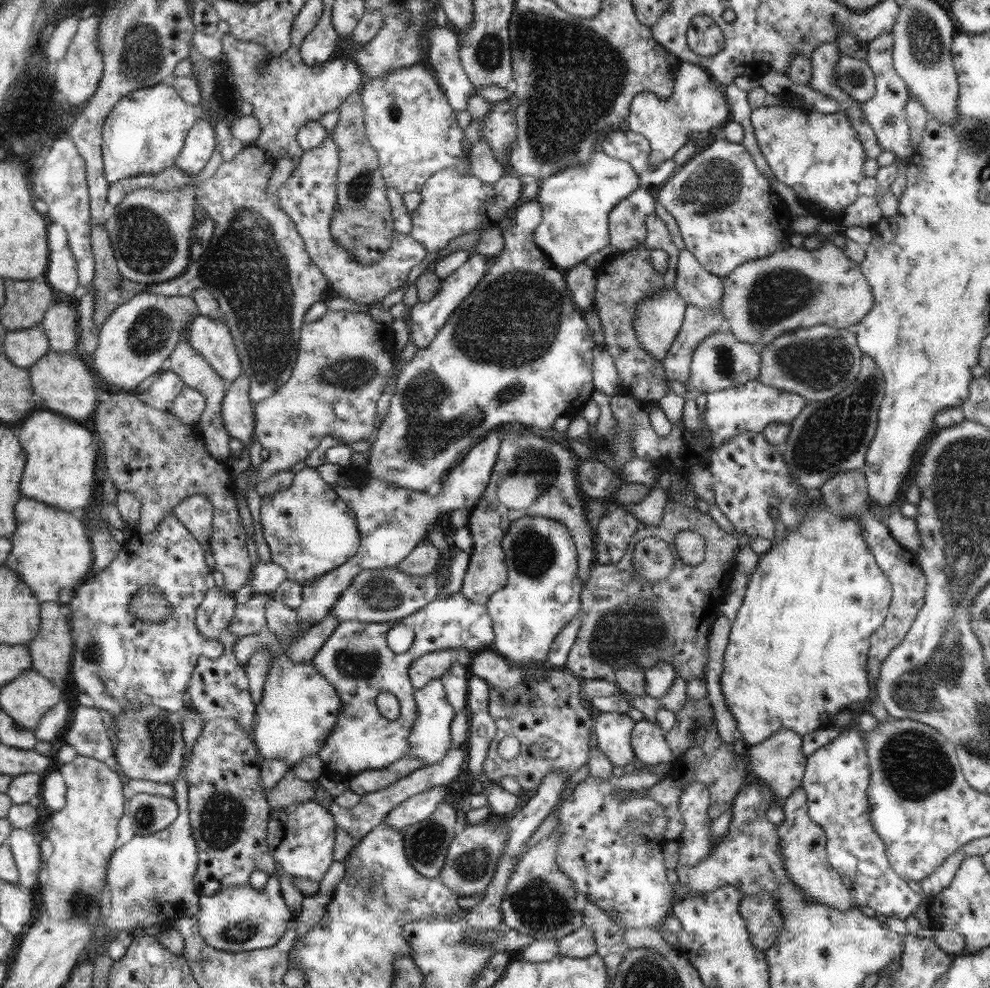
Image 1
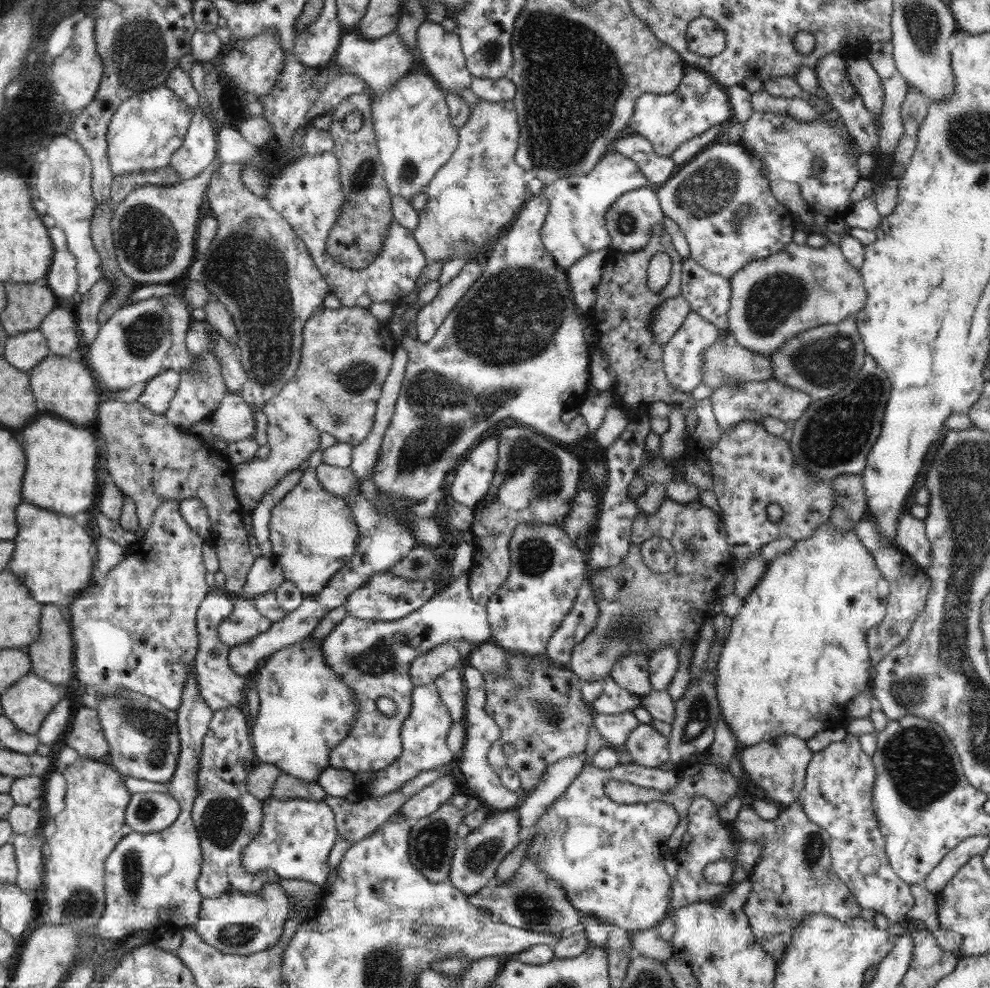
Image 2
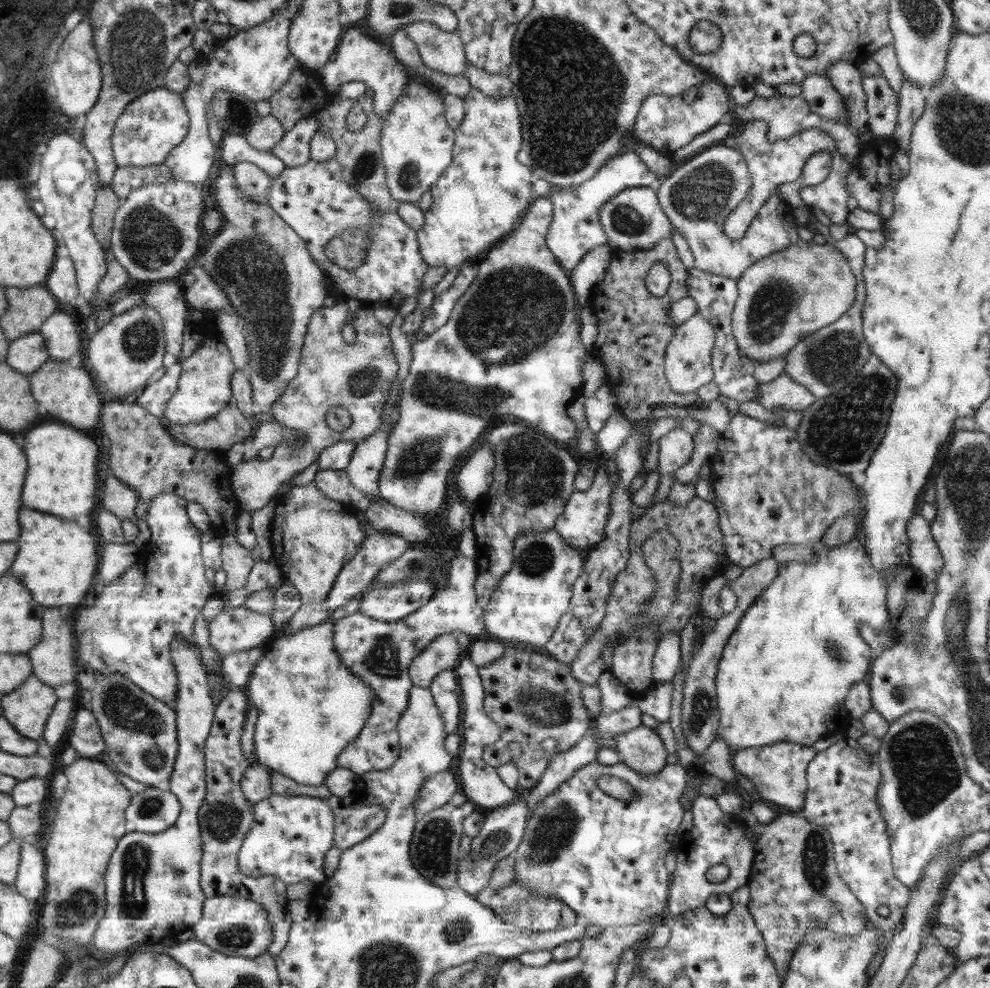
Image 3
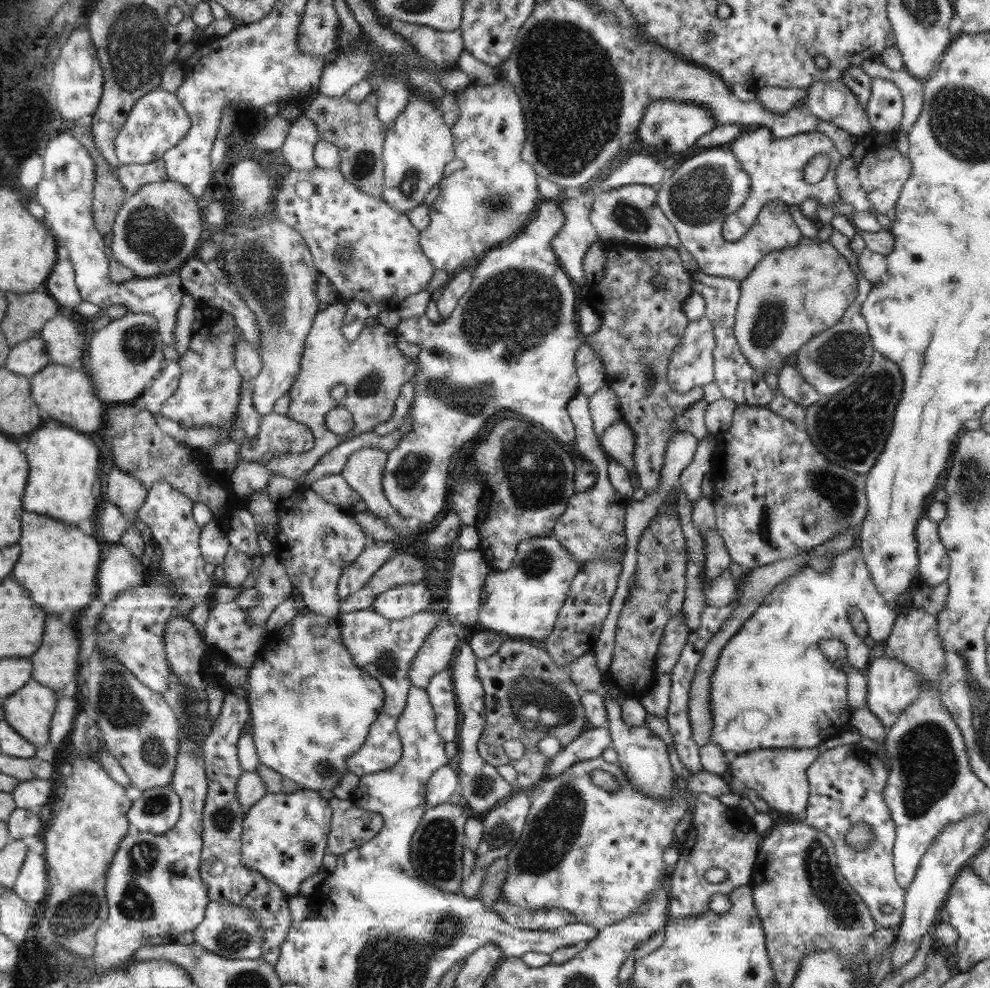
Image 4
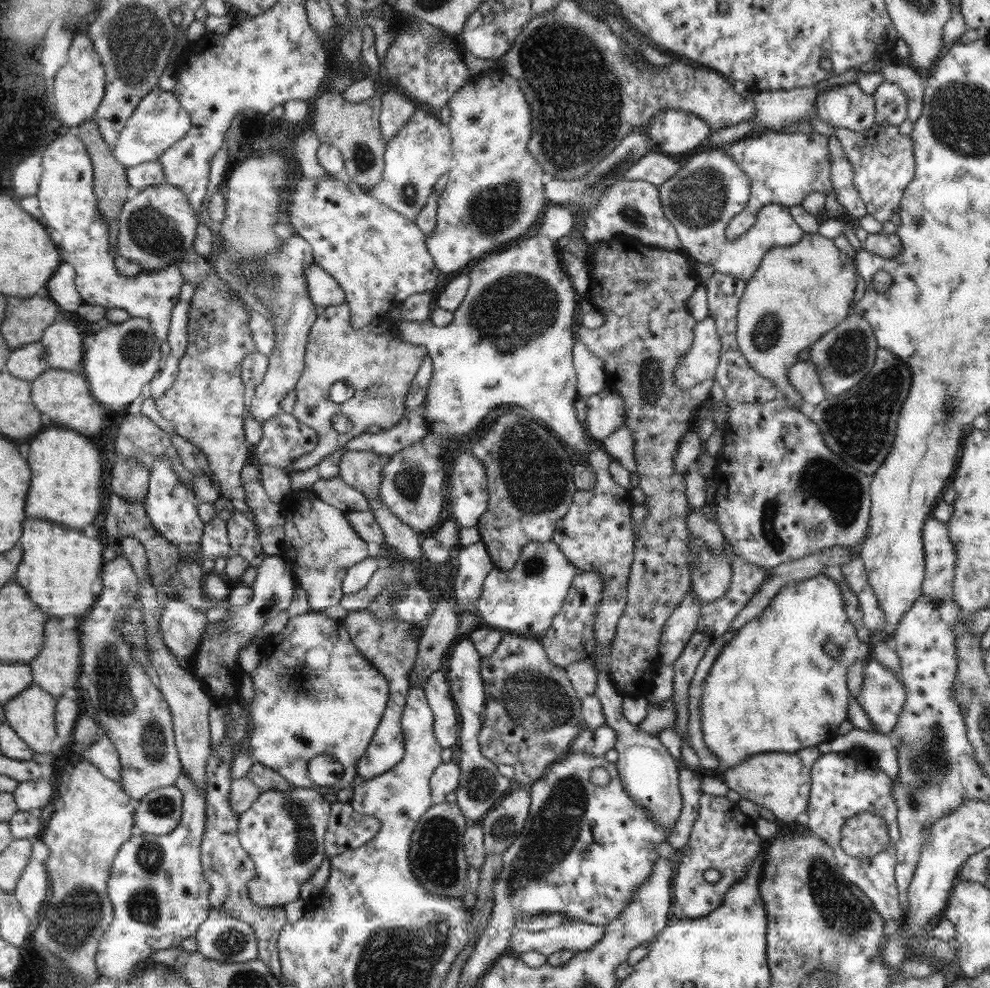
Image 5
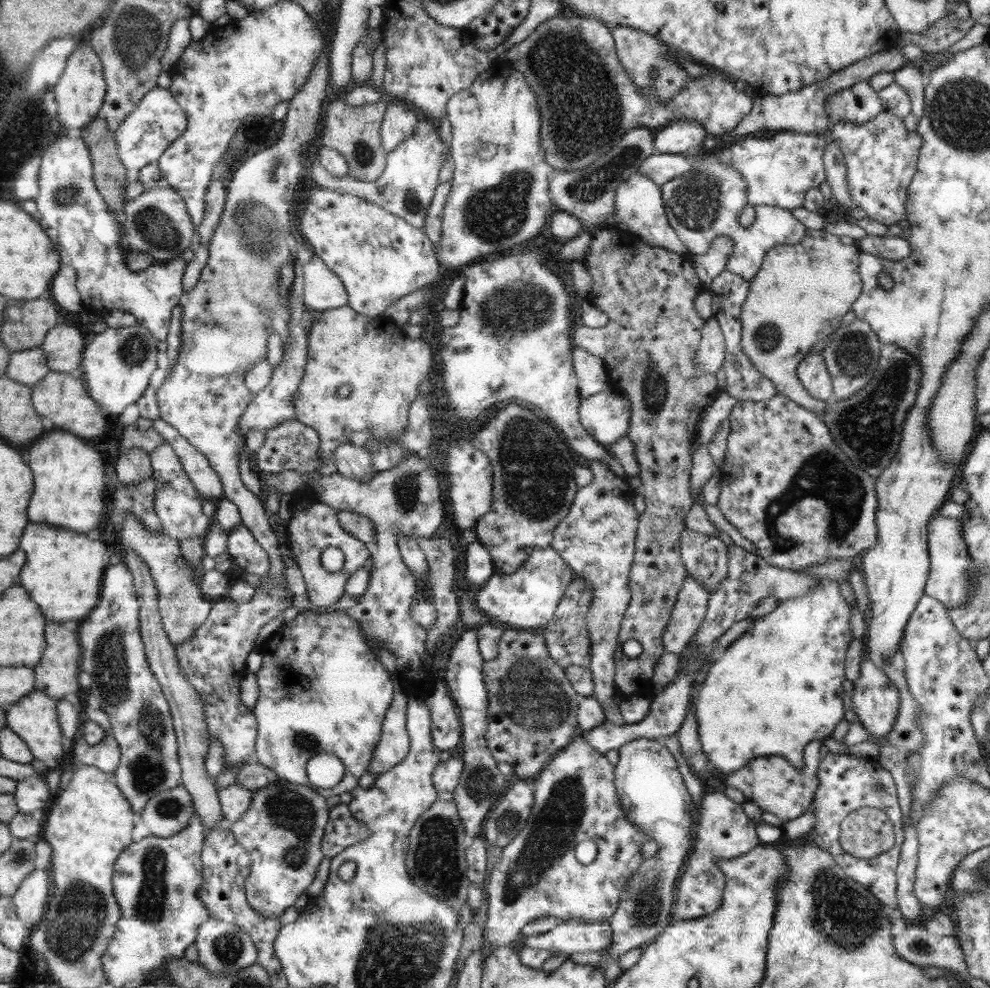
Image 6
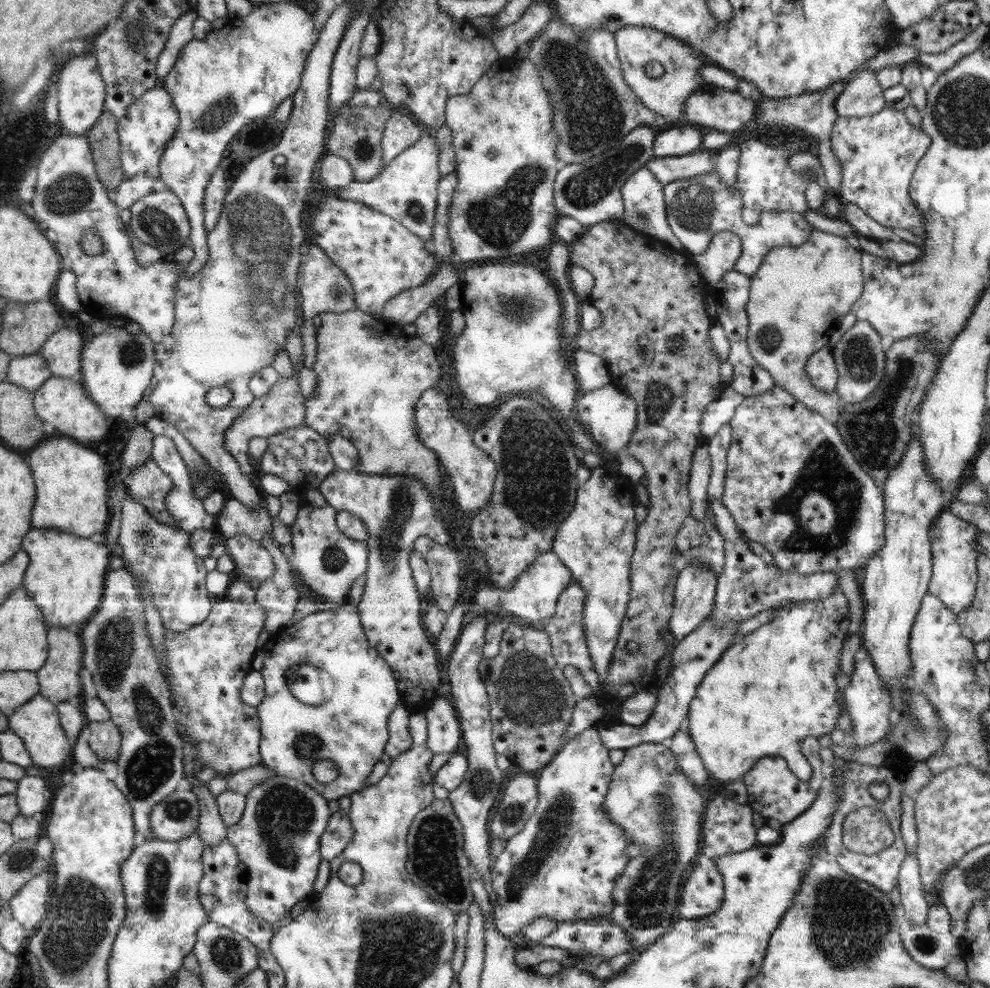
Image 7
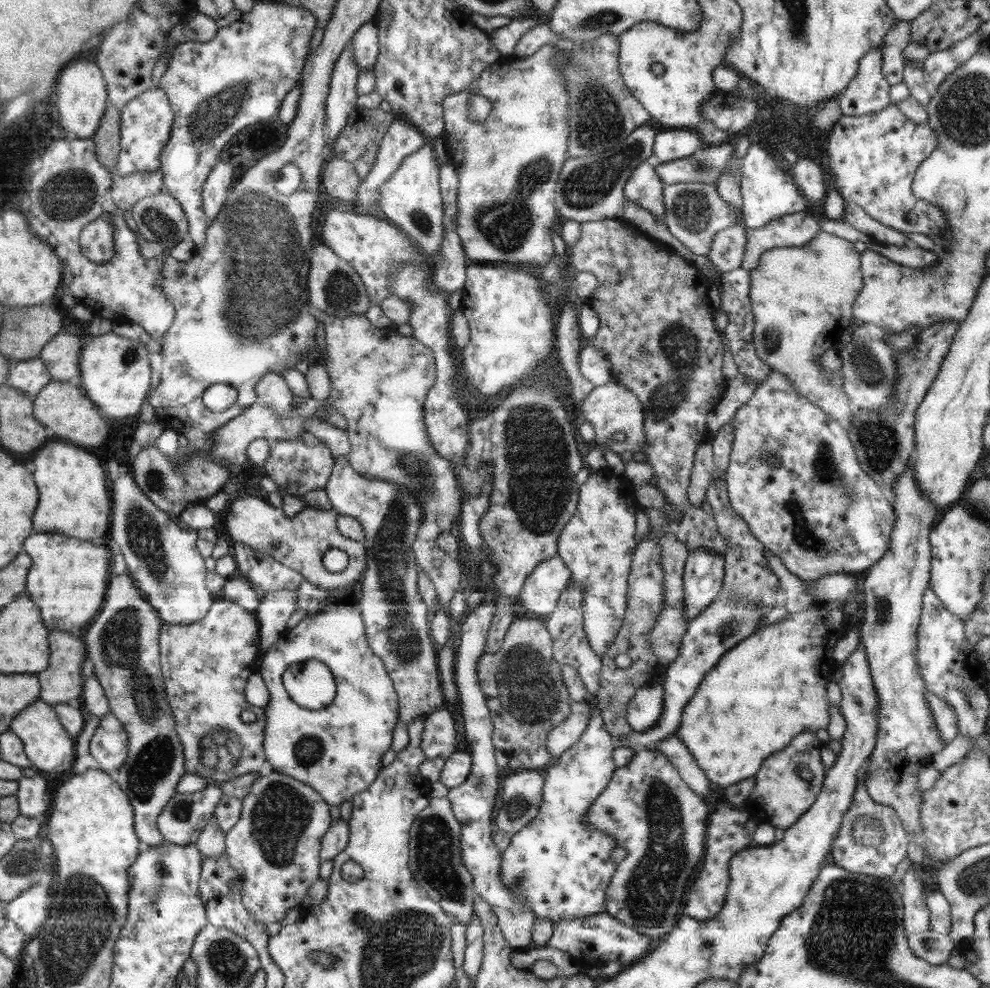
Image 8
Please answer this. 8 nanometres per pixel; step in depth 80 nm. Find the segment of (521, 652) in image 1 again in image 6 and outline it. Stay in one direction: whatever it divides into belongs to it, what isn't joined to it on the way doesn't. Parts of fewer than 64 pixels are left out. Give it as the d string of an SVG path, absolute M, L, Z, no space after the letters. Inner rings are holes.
M551 545L543 549L534 549L515 573L510 576L493 576L475 593L475 604L492 620L504 622L508 628L522 631L541 631L557 609L566 587L575 578L573 570Z

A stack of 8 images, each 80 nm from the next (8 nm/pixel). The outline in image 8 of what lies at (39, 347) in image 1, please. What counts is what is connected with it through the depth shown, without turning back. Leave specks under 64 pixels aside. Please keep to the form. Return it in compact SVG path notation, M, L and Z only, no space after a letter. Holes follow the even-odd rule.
M39 357L23 360L12 361L7 383L27 396L35 397L39 390L42 390L52 378L46 370L46 366Z

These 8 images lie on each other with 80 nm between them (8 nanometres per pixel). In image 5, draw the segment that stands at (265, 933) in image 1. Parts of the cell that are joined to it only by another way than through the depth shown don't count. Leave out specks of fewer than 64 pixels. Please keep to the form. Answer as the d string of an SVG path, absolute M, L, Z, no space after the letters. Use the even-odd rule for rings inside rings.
M212 908L194 935L197 950L221 963L241 963L258 959L257 936L246 922Z

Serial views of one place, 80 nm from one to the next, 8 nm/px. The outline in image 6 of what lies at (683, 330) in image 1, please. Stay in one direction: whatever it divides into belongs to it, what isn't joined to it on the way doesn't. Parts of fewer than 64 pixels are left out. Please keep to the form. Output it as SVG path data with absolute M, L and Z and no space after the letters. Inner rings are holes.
M714 317L706 319L702 328L702 340L696 355L696 365L704 373L716 375L724 364L726 339Z

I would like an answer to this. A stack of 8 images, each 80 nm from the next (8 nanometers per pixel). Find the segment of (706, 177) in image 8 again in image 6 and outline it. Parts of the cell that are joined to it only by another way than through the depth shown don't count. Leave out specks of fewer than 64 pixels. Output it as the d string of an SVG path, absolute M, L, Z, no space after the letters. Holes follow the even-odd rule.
M655 152L642 162L637 172L662 186L674 177L690 172L693 166L686 161L685 154L665 155Z

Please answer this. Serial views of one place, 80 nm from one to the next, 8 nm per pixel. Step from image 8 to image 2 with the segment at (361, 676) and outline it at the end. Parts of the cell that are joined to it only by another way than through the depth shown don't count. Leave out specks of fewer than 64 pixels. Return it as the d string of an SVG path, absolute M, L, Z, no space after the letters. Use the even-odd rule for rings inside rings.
M310 634L300 642L273 652L254 673L259 711L250 725L250 733L257 759L275 764L290 776L310 783L318 782L320 773L329 767L331 748L349 735L359 711L355 692L325 662L322 643Z

